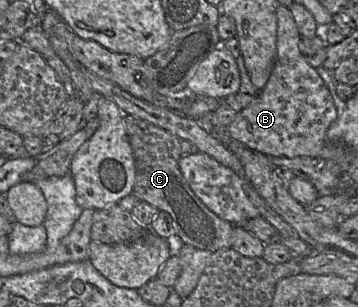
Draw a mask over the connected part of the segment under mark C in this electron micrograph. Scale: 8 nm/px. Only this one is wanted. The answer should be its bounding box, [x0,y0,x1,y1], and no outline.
[124,115,233,253]

